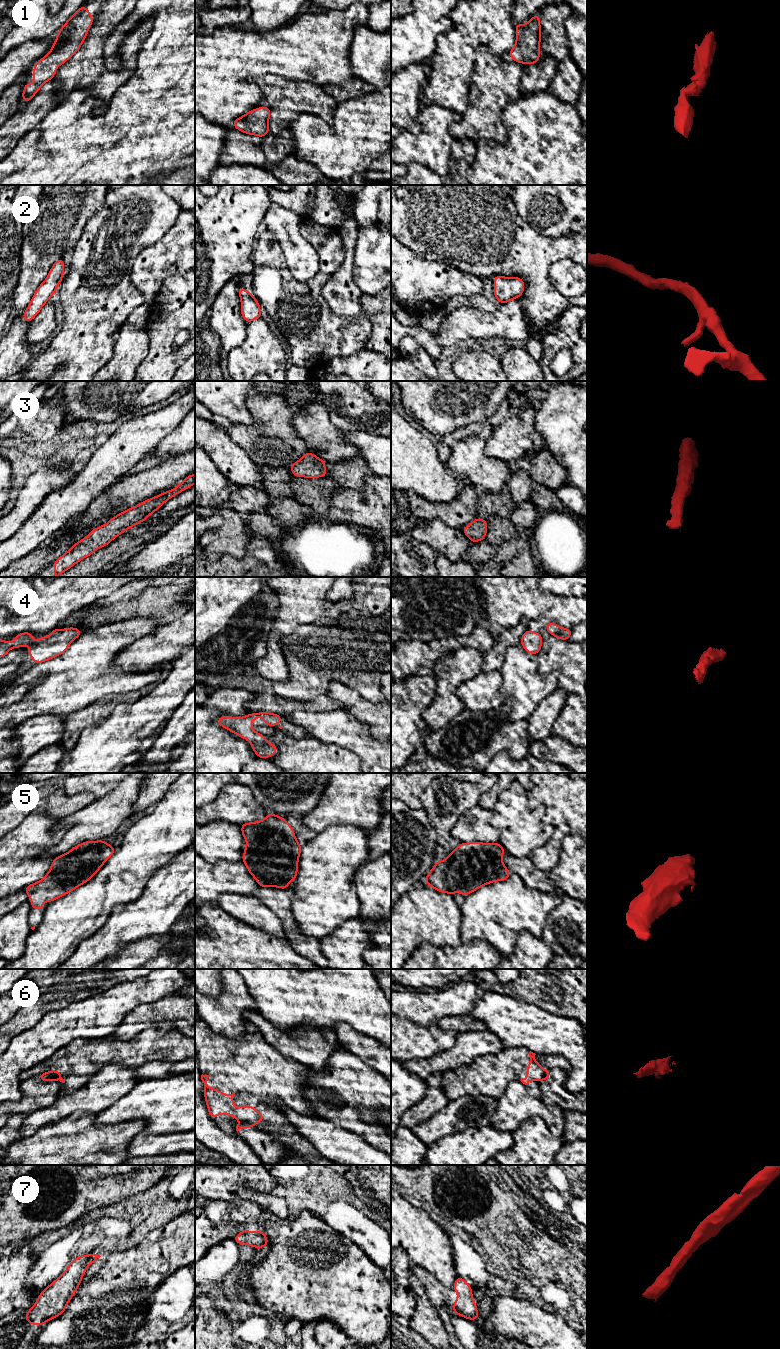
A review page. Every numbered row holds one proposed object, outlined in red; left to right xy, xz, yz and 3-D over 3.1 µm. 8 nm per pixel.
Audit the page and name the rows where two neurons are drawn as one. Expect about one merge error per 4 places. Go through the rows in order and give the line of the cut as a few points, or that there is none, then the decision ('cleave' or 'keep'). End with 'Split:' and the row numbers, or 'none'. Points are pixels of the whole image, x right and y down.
1: cut none; keep
2: cut none; keep
3: cut none; keep
4: cut none; keep
5: cut none; keep
6: cut xz (241, 1120), (253, 1126); cleave
7: cut none; keep
Split: 6

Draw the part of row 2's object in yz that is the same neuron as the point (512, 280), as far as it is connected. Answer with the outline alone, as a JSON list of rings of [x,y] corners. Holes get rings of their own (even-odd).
[[[496,275],[493,282],[495,298],[502,304],[519,298],[524,292],[524,280],[518,277]]]

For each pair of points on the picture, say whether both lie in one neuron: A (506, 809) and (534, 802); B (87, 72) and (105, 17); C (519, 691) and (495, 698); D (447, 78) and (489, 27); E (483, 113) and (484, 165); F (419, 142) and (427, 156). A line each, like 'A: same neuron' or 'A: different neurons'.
A: different neurons
B: same neuron
C: different neurons
D: same neuron
E: different neurons
F: same neuron

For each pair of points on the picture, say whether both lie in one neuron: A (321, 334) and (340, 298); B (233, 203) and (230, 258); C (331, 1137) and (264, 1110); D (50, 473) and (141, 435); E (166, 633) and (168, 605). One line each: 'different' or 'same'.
A: different
B: same
C: different
D: different
E: different

